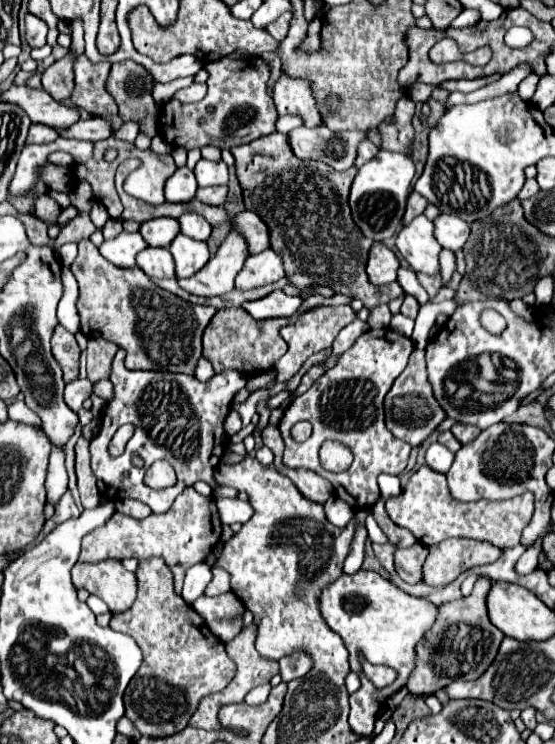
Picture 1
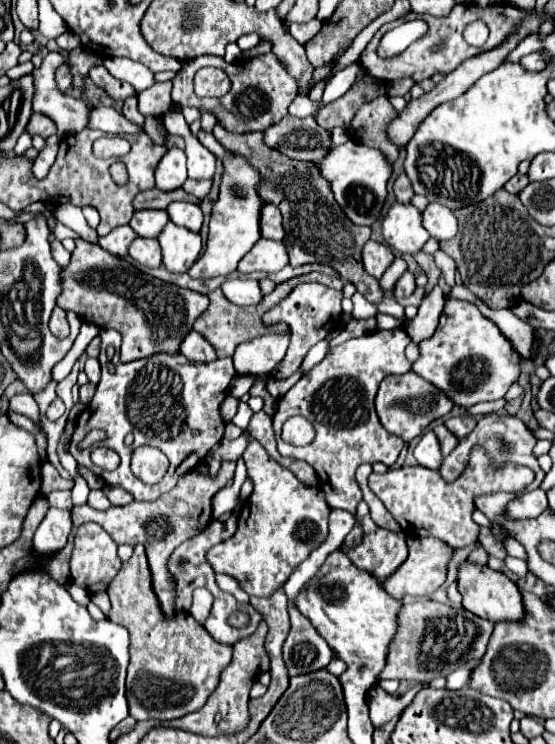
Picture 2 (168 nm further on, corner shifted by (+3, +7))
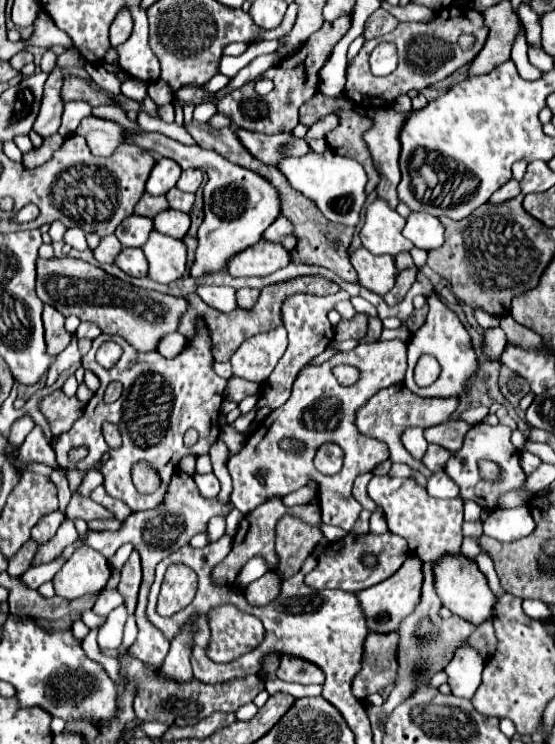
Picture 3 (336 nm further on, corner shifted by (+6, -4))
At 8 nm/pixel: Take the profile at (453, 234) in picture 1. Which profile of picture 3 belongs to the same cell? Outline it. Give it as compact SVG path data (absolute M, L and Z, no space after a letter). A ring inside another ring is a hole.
M410 213L406 217L404 235L420 249L436 249L444 243L444 227L442 223L428 213Z

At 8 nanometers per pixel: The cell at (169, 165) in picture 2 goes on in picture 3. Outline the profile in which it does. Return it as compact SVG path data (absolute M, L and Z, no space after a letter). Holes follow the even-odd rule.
M158 159L156 165L150 171L150 177L146 181L146 193L150 195L166 195L168 189L172 189L180 177L182 169L170 159Z

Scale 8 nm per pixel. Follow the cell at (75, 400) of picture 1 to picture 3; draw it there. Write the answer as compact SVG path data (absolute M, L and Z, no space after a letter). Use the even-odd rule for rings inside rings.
M34 427L28 433L26 441L20 447L20 455L16 459L20 459L20 463L24 465L26 463L48 463L48 465L56 463L54 451L48 449L48 439L42 435L40 427Z

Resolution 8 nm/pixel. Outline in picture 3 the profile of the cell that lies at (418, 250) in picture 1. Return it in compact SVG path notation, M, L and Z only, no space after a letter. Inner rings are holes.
M376 199L366 207L366 221L360 231L362 245L374 255L398 255L414 245L402 235L404 217L388 207L384 199Z

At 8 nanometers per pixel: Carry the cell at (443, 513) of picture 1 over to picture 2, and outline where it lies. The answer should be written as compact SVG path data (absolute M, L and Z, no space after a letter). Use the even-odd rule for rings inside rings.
M475 448L467 472L463 472L463 476L455 480L455 484L443 482L439 472L417 464L389 470L385 474L371 474L369 486L393 514L393 518L401 524L407 536L433 536L451 544L453 548L463 548L475 544L481 532L481 526L471 518L475 510L475 498L491 492L521 492L533 482L533 478L535 474L531 472L531 468L519 464L505 464L501 470L491 470L489 458L485 456L483 448Z

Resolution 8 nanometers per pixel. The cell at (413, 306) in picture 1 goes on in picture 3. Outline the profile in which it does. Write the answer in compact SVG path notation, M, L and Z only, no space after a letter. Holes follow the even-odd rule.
M410 267L410 269L400 271L398 277L396 277L396 285L392 287L390 293L384 295L384 301L386 301L388 305L396 305L396 303L400 303L400 301L404 299L404 295L408 293L408 289L412 287L412 283L414 283L414 279L416 279L416 273L418 273L416 267Z

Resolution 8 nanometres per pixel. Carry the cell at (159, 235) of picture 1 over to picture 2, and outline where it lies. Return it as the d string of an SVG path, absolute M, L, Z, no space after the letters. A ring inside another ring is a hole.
M137 210L129 226L141 238L157 238L167 222L169 222L169 216L165 210Z

